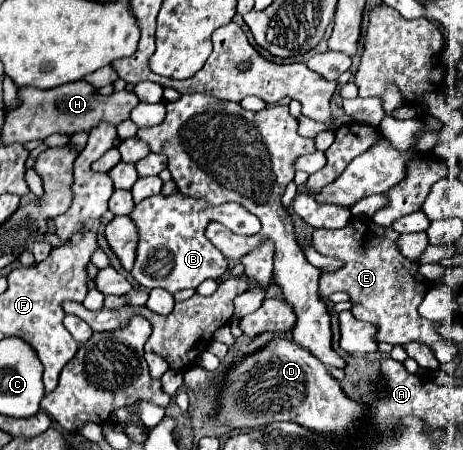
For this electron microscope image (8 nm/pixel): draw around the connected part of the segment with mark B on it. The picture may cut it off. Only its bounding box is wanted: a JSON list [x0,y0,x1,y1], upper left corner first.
[129,192,261,294]

